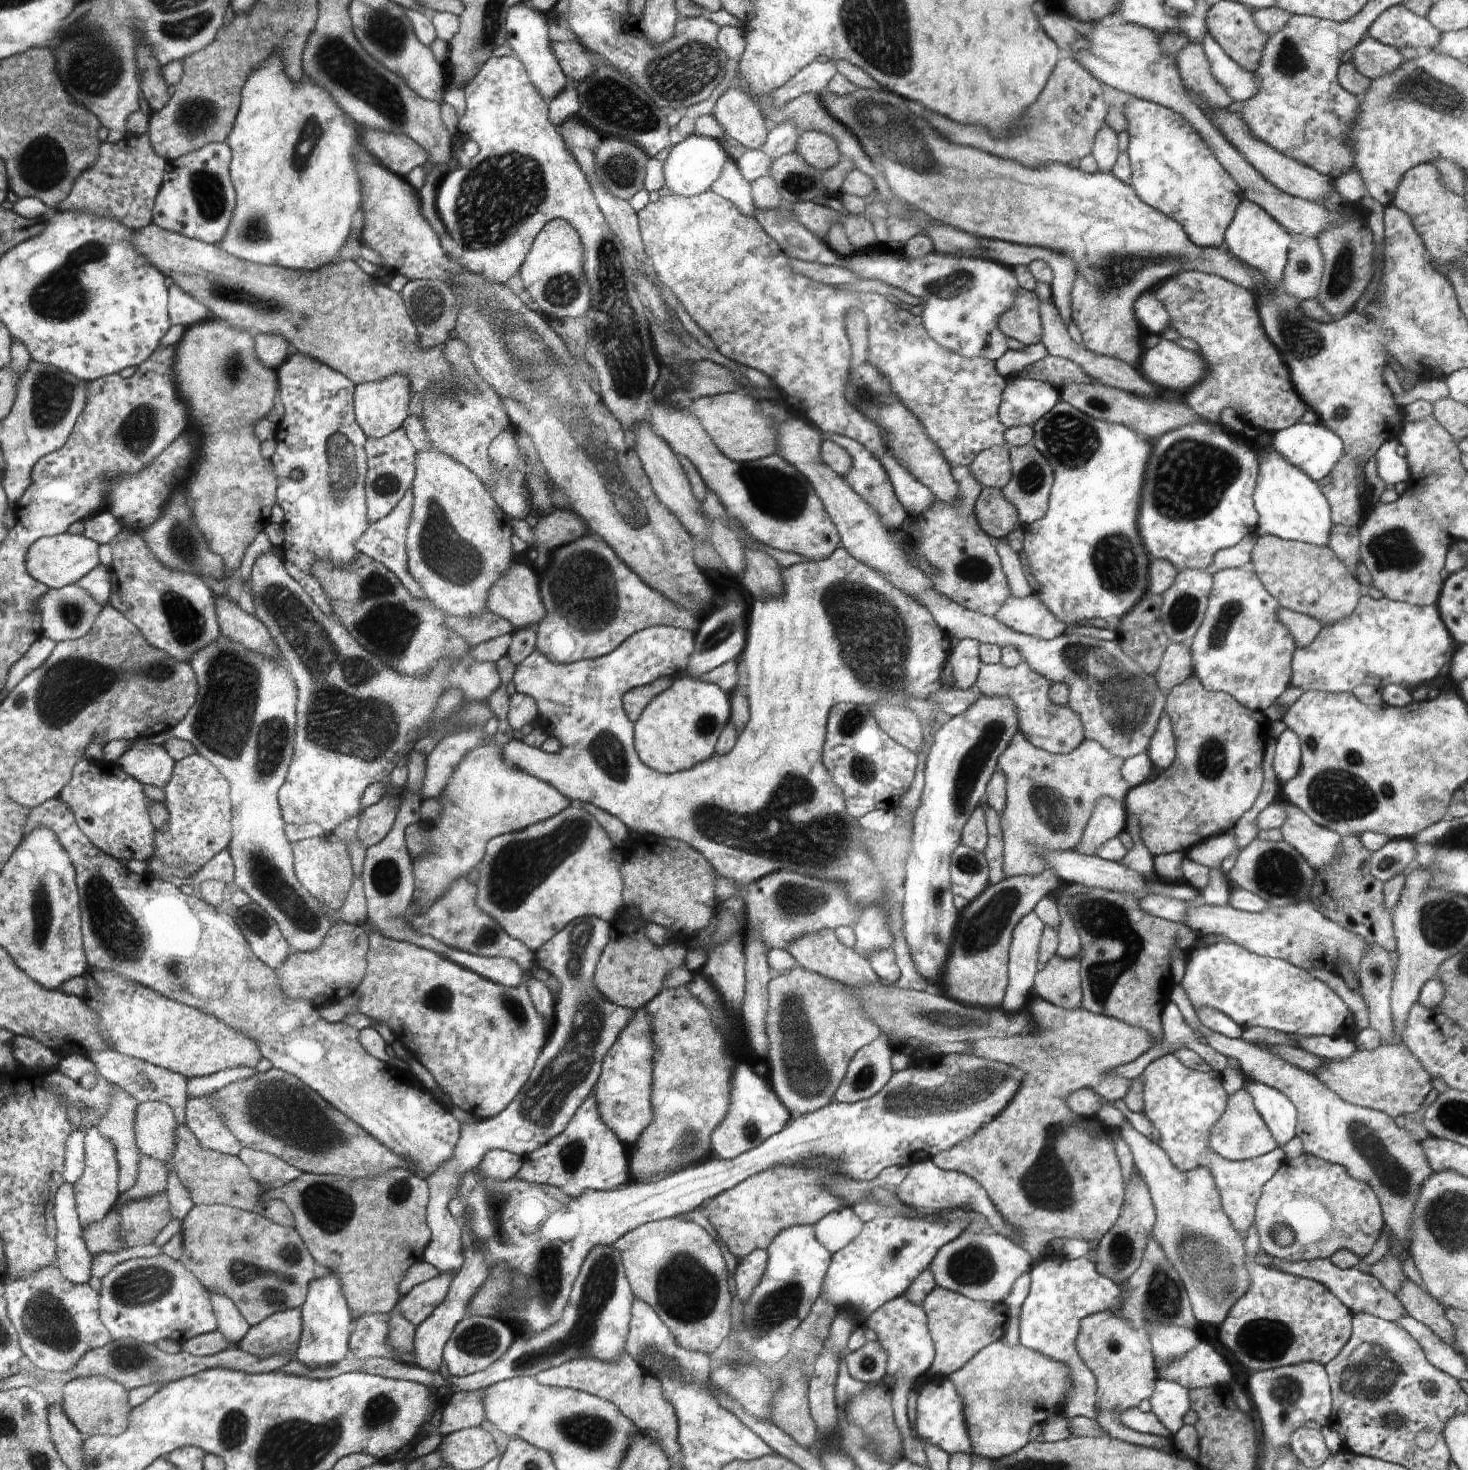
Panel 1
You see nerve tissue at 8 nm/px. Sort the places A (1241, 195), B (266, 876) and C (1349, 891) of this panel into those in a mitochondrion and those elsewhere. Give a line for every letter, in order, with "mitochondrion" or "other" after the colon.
A: other
B: mitochondrion
C: other

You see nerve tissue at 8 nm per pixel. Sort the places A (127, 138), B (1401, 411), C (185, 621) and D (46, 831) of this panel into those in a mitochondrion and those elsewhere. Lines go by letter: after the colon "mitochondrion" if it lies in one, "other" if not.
A: other
B: other
C: mitochondrion
D: other

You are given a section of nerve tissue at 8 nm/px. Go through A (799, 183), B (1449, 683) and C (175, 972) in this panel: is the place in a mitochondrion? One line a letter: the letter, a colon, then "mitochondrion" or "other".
A: mitochondrion
B: other
C: mitochondrion

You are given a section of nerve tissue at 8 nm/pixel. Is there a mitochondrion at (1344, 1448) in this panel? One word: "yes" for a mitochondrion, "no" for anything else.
no

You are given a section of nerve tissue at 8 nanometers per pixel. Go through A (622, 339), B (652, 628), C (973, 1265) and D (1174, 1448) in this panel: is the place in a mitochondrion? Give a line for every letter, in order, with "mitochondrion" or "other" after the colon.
A: mitochondrion
B: other
C: mitochondrion
D: other

